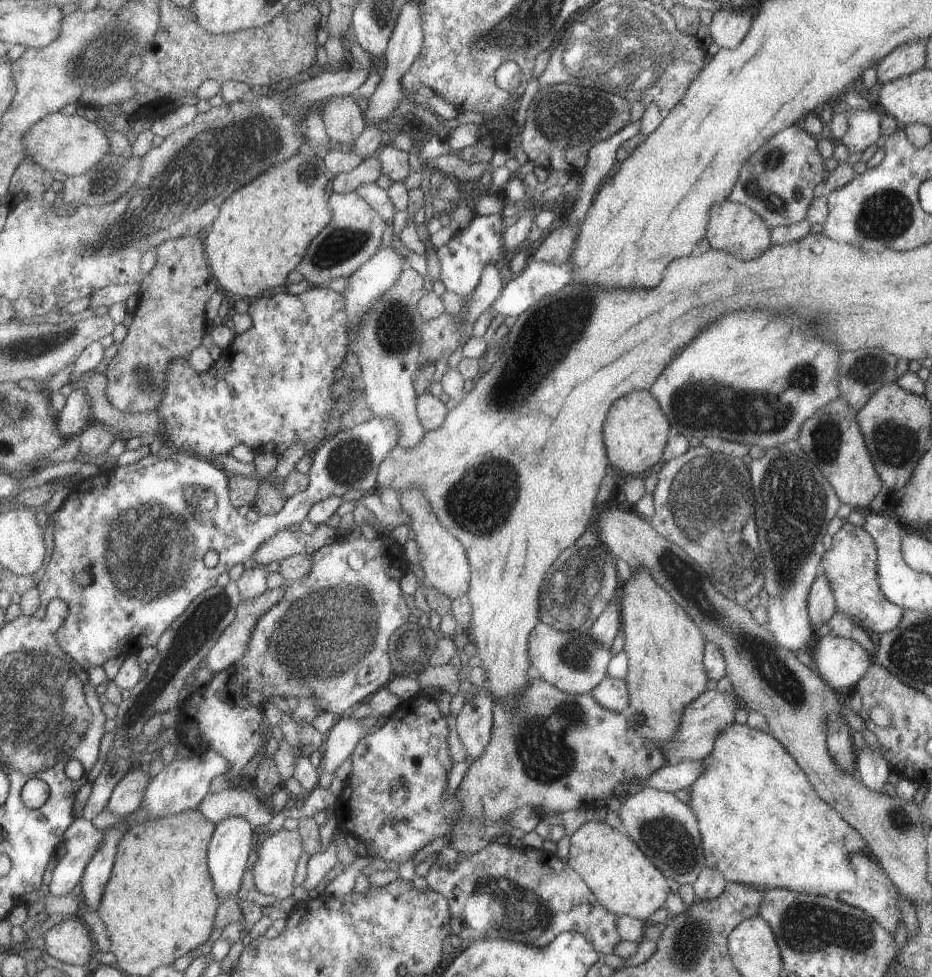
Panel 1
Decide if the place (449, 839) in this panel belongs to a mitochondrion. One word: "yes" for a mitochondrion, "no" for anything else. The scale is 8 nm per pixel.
no

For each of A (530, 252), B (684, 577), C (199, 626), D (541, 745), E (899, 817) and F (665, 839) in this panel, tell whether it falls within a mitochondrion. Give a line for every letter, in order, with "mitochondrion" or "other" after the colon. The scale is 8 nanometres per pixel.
A: other
B: mitochondrion
C: mitochondrion
D: mitochondrion
E: mitochondrion
F: mitochondrion

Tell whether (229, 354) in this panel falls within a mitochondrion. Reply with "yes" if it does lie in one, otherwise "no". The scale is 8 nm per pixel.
no

